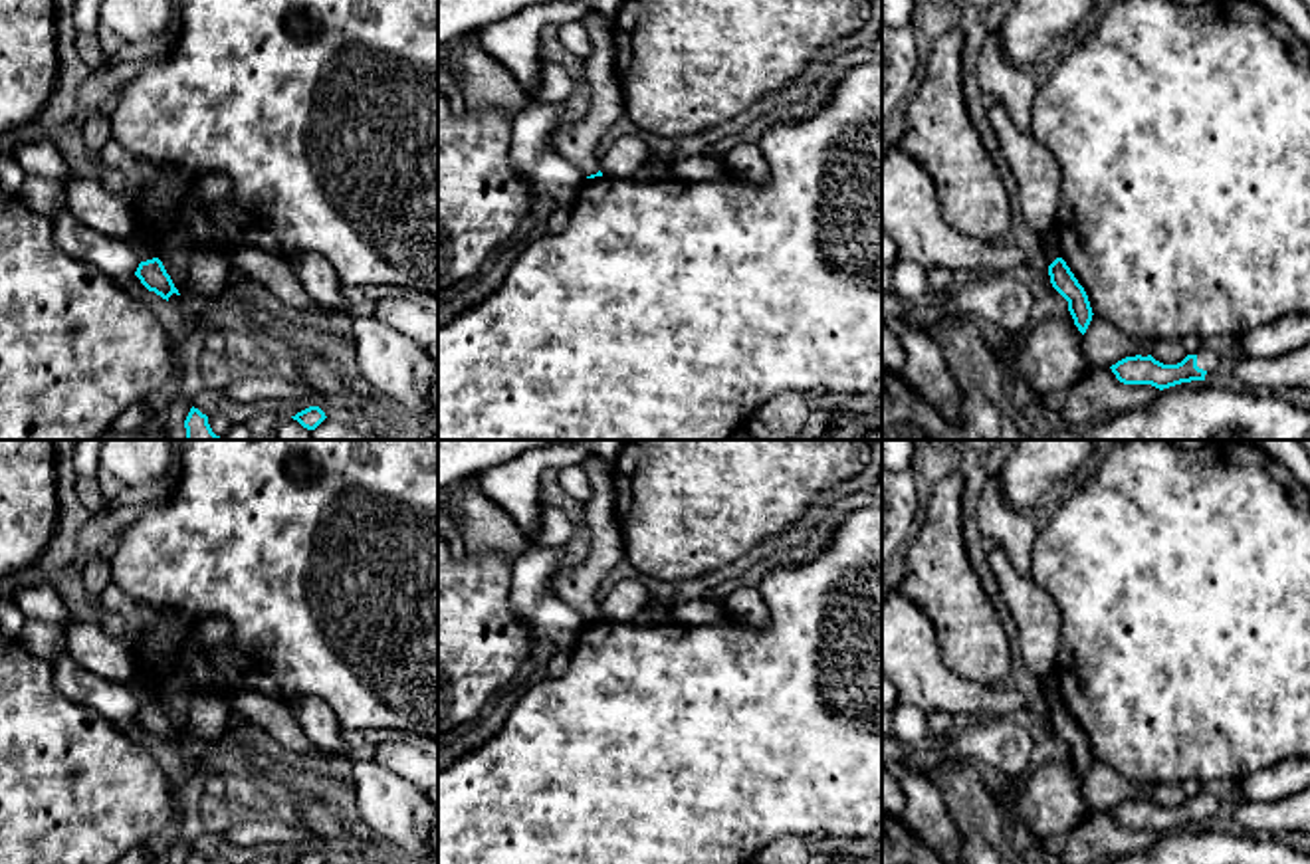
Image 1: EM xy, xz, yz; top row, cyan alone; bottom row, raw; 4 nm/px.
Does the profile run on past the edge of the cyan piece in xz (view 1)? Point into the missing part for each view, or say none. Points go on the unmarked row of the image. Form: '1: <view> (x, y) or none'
1: none

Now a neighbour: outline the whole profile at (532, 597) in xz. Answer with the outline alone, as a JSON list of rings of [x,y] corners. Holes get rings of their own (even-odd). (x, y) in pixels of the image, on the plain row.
[[[567,545],[529,547],[511,567],[509,604],[535,640],[549,638],[559,652],[575,646],[587,620],[561,600],[551,579],[565,567]]]

